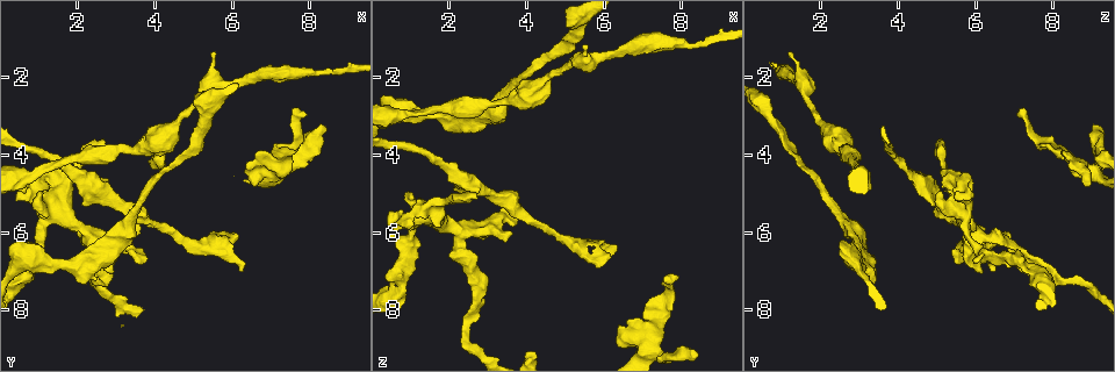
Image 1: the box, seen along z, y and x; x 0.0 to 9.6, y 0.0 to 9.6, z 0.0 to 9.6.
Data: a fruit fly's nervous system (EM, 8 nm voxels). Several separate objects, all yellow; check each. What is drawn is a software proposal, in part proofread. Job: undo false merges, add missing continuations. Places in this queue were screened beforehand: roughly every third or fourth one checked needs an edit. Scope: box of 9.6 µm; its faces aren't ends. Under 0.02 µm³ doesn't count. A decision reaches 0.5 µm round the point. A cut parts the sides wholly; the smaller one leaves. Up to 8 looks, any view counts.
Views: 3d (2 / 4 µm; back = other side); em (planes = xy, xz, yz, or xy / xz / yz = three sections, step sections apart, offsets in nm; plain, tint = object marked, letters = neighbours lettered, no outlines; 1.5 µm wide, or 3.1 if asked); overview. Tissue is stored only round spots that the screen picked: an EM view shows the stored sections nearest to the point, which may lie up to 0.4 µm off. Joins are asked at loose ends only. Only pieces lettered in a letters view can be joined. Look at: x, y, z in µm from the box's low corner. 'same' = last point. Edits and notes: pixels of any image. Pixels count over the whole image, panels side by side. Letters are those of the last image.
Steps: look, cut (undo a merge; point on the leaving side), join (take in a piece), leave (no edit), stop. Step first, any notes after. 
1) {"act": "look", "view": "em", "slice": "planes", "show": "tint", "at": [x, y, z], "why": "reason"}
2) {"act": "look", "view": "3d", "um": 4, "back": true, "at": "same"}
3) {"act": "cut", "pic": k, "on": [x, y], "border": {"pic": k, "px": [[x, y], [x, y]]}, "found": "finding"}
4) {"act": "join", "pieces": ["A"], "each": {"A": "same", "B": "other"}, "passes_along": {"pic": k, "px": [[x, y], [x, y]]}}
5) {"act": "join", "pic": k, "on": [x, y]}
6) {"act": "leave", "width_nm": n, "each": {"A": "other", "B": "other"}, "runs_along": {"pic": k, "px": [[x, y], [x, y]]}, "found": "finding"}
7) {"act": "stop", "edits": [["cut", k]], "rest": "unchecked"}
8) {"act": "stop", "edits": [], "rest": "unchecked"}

{"act": "look", "view": "em", "slice": "planes", "show": "plain", "at": [6.70, 3.90, 8.25], "why": "branch stops here"}

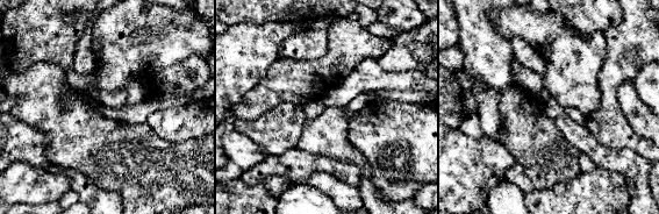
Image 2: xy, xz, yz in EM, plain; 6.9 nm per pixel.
{"act": "look", "view": "em", "slice": "planes", "show": "letters", "at": "same"}

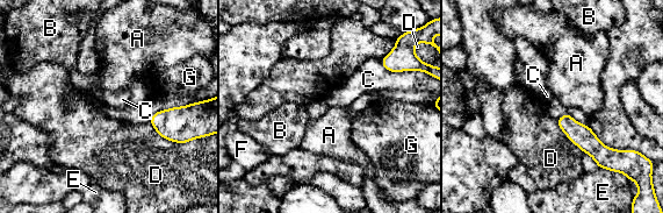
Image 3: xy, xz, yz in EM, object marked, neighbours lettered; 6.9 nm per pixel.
{"act": "leave", "each": {"A": "other", "B": "other", "C": "other", "D": "other", "E": "other", "F": "other", "G": "other"}, "runs_along": {"pic": 3, "px": [[561, 121], [600, 154], [618, 155]]}, "found": "none of them fits"}

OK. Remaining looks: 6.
{"act": "look", "view": "em", "slice": "planes", "show": "letters", "at": [6.25, 6.95, 6.45], "why": "an open end"}

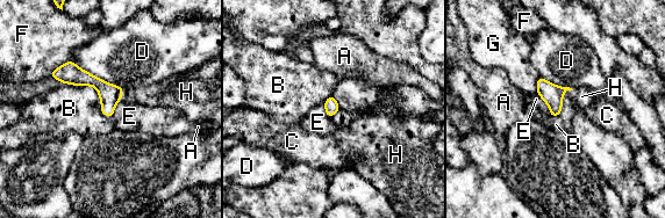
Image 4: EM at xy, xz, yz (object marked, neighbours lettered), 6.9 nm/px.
{"act": "join", "pieces": ["H"], "each": {"A": "other", "B": "other", "C": "other", "D": "other", "E": "other", "F": "other", "G": "other", "H": "same"}, "passes_along": {"pic": 4, "px": [[551, 94], [569, 89], [583, 97]]}, "found": "it goes on there"}

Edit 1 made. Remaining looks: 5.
{"act": "look", "view": "overview", "why": "redraw"}

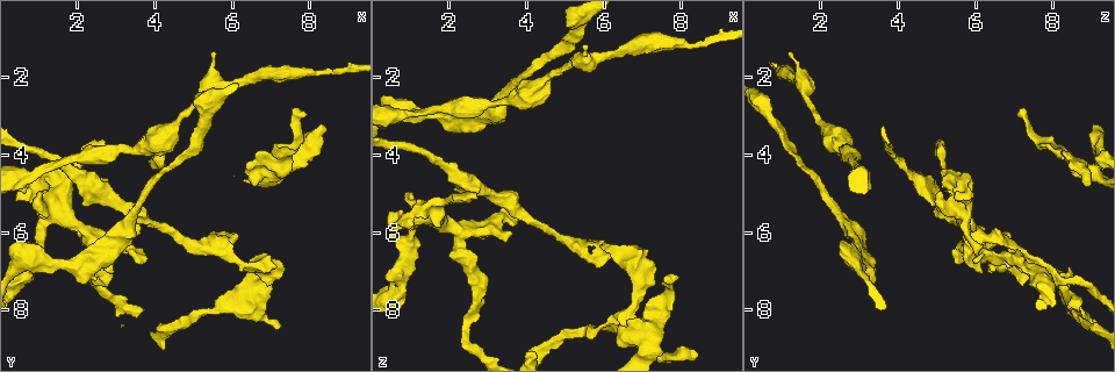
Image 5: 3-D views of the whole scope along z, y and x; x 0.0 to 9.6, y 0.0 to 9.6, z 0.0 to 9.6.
{"act": "look", "view": "em", "slice": "planes", "show": "letters", "at": [3.70, 6.75, 5.55], "why": "free end"}

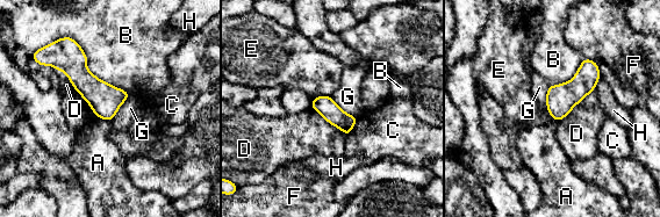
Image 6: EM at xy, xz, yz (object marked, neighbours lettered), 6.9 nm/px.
{"act": "leave", "each": {"A": "other", "B": "other", "C": "other", "D": "other", "E": "other", "F": "other", "G": "other", "H": "other"}, "border": {"pic": 6, "px": [[547, 86], [546, 109], [556, 120]]}, "found": "no lettered piece goes on from it"}

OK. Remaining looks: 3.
{"act": "stop", "edits": [["join", 4]], "rest": "unchecked"}

